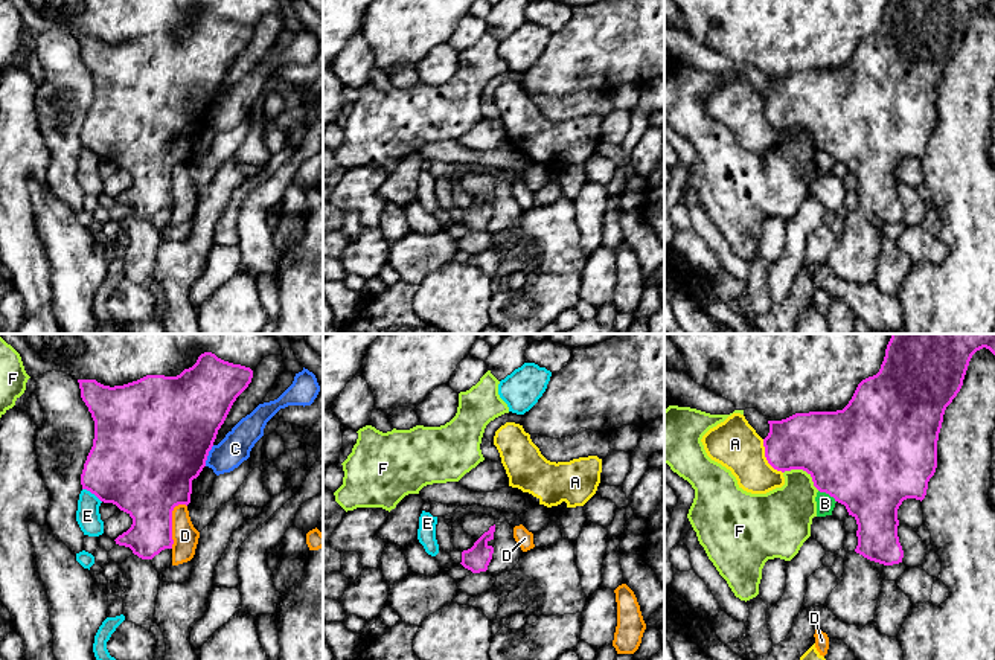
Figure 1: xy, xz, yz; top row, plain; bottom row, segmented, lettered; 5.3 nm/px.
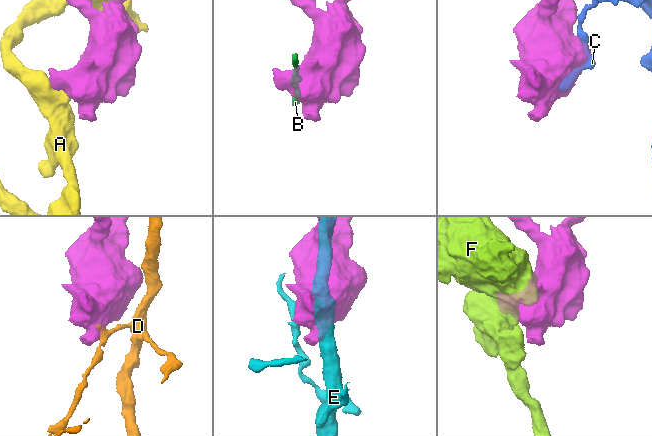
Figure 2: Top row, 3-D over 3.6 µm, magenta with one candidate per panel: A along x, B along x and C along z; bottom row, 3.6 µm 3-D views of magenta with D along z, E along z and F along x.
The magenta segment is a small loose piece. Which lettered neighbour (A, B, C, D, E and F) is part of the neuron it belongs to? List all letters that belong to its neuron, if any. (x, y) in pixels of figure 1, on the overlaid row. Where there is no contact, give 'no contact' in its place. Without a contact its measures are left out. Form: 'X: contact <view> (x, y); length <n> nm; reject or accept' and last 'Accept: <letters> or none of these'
A: contact yz (765, 456); length 220 nm; reject
B: contact yz (828, 493); length 120 nm; reject
C: contact xy (207, 454); length 120 nm; reject
D: contact xy (171, 523); length 260 nm; reject
E: contact xy (92, 493); length 130 nm; reject
F: contact yz (803, 470); length 220 nm; reject
Accept: none of these

